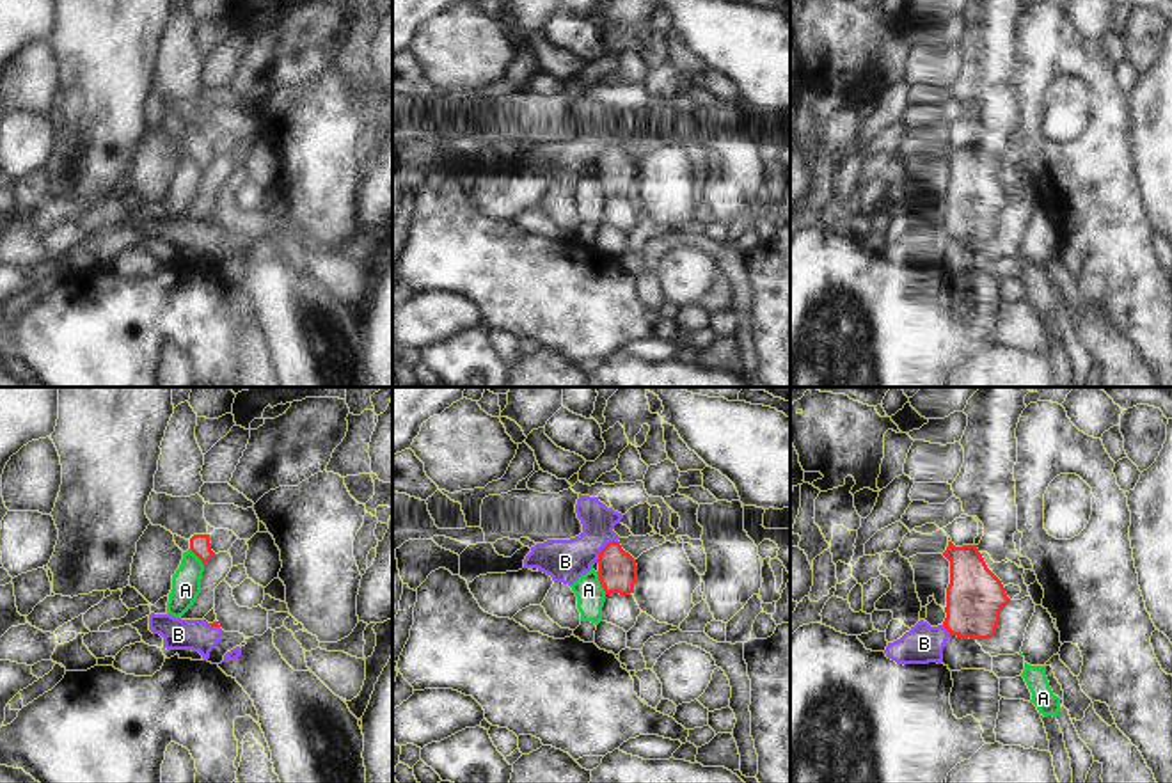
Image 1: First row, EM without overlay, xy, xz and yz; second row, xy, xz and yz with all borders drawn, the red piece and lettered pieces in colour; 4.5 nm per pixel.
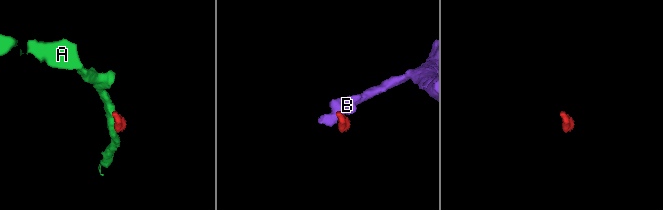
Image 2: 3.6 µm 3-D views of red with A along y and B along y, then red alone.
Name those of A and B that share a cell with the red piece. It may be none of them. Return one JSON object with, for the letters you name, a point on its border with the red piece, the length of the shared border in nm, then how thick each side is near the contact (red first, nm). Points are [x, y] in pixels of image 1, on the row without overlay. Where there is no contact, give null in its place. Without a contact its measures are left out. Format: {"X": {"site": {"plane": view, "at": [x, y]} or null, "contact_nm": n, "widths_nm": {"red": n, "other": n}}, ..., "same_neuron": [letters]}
{"same_neuron": []}

